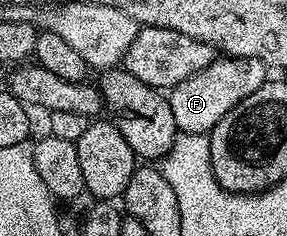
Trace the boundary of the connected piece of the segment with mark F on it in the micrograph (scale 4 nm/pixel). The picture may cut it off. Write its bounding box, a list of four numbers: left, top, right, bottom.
[167,55,268,135]

